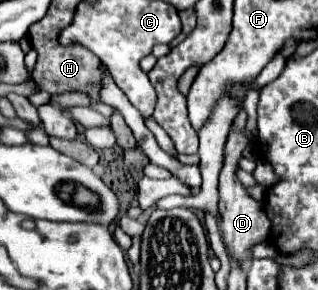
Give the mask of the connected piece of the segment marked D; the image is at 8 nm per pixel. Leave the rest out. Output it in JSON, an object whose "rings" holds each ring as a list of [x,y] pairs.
{"rings":[[[242,109],[232,125],[232,131],[228,135],[228,143],[226,143],[226,157],[224,157],[224,167],[220,173],[220,183],[218,183],[218,191],[220,191],[220,201],[218,201],[218,213],[220,213],[220,231],[222,231],[222,241],[228,247],[232,259],[240,265],[240,267],[248,267],[248,263],[252,261],[252,247],[256,243],[262,243],[268,239],[270,235],[270,219],[266,217],[262,205],[258,201],[254,201],[246,189],[242,187],[242,183],[236,177],[236,169],[238,169],[238,159],[242,157],[242,151],[248,147],[248,139],[244,135],[244,125],[246,125],[246,111]]]}

